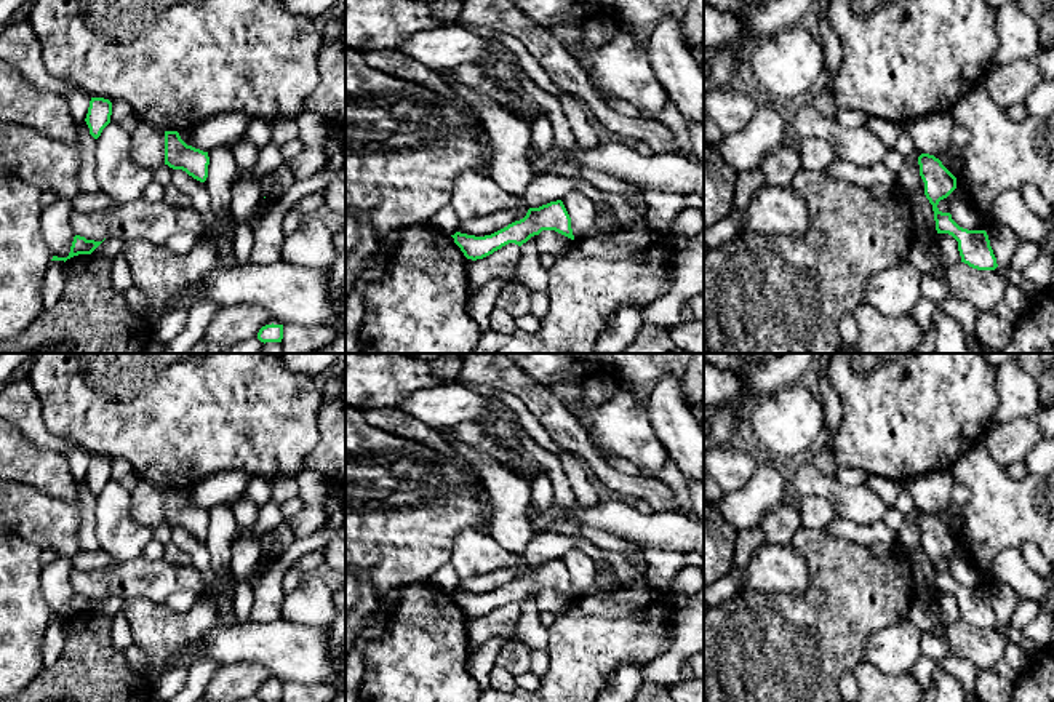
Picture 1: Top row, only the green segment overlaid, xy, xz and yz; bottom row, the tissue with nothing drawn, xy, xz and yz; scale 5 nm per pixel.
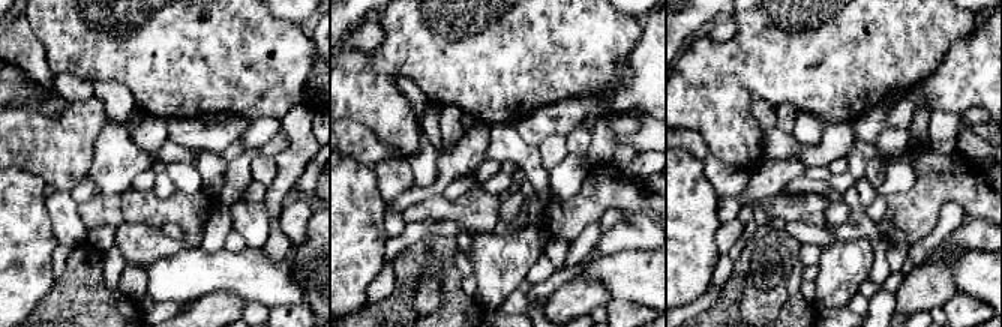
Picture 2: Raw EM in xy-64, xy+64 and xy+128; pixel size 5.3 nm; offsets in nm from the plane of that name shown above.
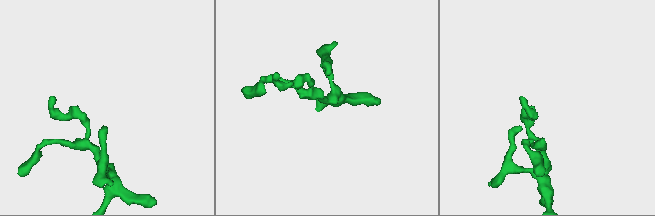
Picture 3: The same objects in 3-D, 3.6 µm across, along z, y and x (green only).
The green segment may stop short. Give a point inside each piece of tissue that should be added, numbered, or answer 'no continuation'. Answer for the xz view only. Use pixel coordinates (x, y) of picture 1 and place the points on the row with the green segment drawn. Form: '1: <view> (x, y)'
no continuation

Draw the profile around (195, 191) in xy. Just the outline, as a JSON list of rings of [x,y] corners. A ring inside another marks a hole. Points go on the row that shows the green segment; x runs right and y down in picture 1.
[[[173,170],[171,184],[190,198],[192,206],[203,216],[206,232],[214,233],[219,227],[219,217],[213,213],[211,197],[205,182],[194,179],[182,170]]]

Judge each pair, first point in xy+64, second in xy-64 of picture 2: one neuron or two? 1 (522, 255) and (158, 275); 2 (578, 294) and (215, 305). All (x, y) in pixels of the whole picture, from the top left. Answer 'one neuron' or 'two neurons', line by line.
1: two neurons
2: one neuron

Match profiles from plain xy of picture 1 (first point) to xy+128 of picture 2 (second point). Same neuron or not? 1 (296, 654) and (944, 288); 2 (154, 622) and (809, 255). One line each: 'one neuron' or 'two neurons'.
1: two neurons
2: two neurons

